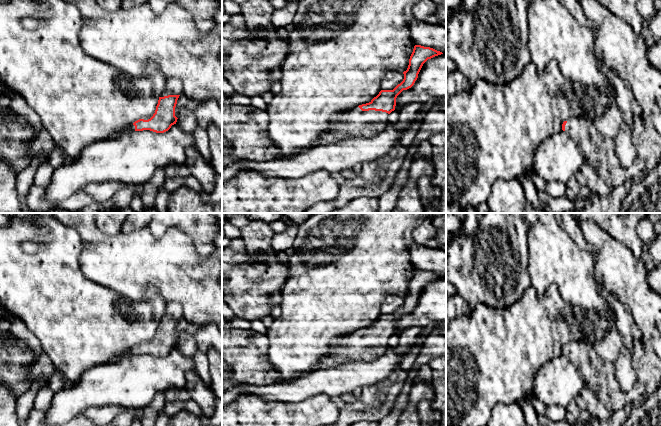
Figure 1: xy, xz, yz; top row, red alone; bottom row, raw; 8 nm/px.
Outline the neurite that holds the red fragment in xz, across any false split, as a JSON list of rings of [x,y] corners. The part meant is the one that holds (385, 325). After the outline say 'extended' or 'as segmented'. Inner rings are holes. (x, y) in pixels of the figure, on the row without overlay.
[[[415,269],[400,308],[393,314],[381,314],[369,327],[335,339],[328,355],[319,360],[312,371],[335,368],[350,362],[371,362],[380,358],[389,348],[387,342],[395,334],[397,320],[414,309],[428,283],[441,278],[443,277],[433,272]]] | extended

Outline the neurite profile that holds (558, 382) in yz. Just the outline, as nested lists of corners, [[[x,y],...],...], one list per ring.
[[[563,354],[546,362],[536,374],[533,395],[546,406],[568,407],[585,386],[582,373]]]

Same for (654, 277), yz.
[[[657,265],[649,271],[647,281],[651,289],[661,295],[661,265]]]

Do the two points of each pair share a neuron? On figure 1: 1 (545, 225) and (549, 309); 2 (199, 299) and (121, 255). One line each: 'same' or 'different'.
1: different
2: same

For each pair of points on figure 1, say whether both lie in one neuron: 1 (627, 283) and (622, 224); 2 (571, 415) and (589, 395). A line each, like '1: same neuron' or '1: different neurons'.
1: different neurons
2: different neurons

